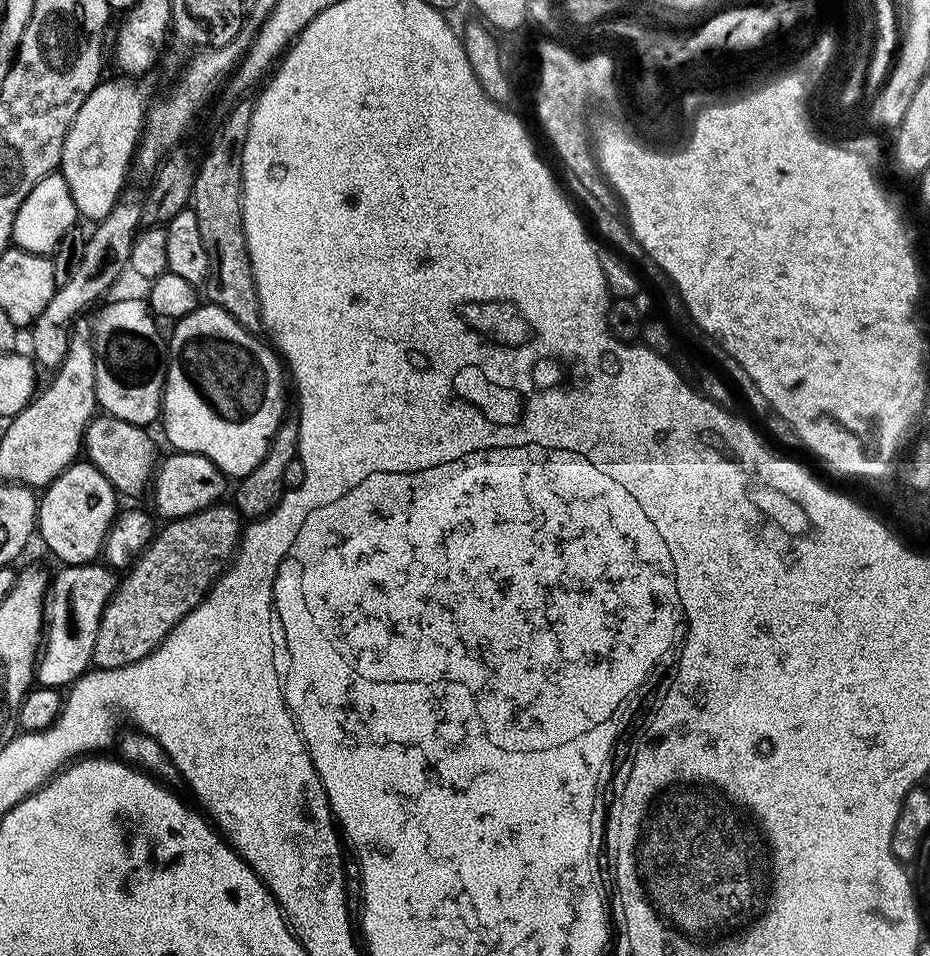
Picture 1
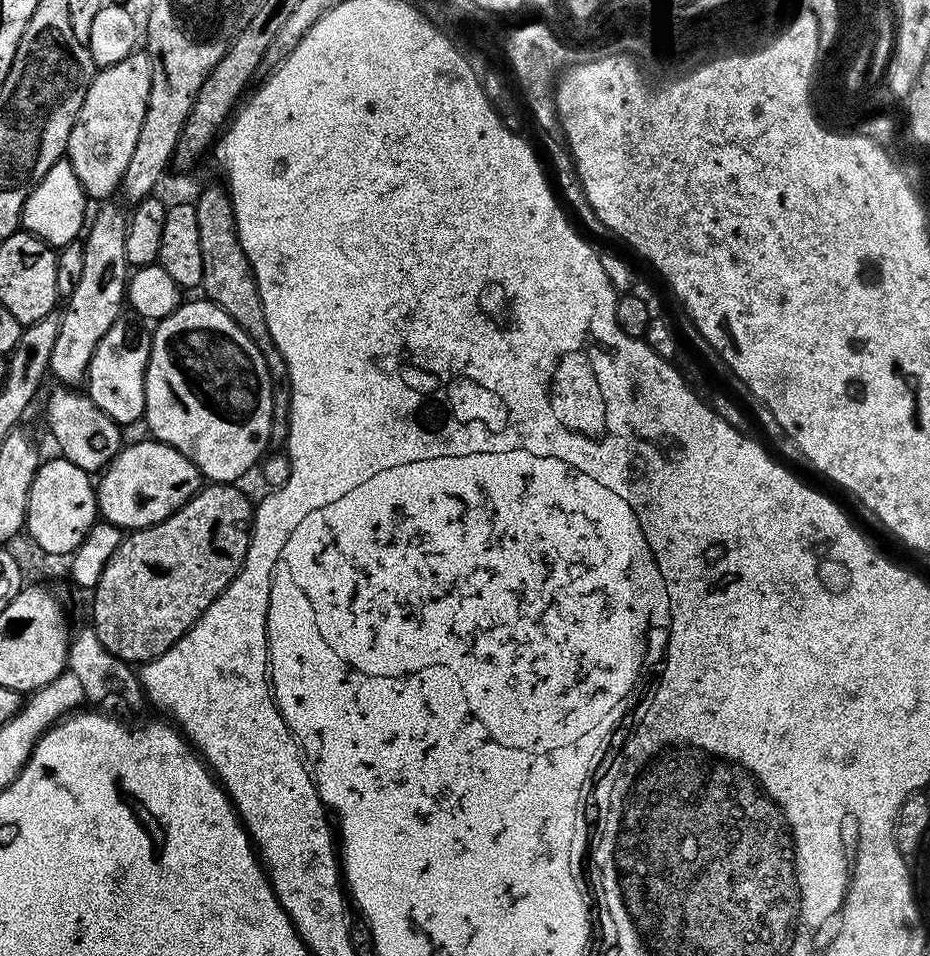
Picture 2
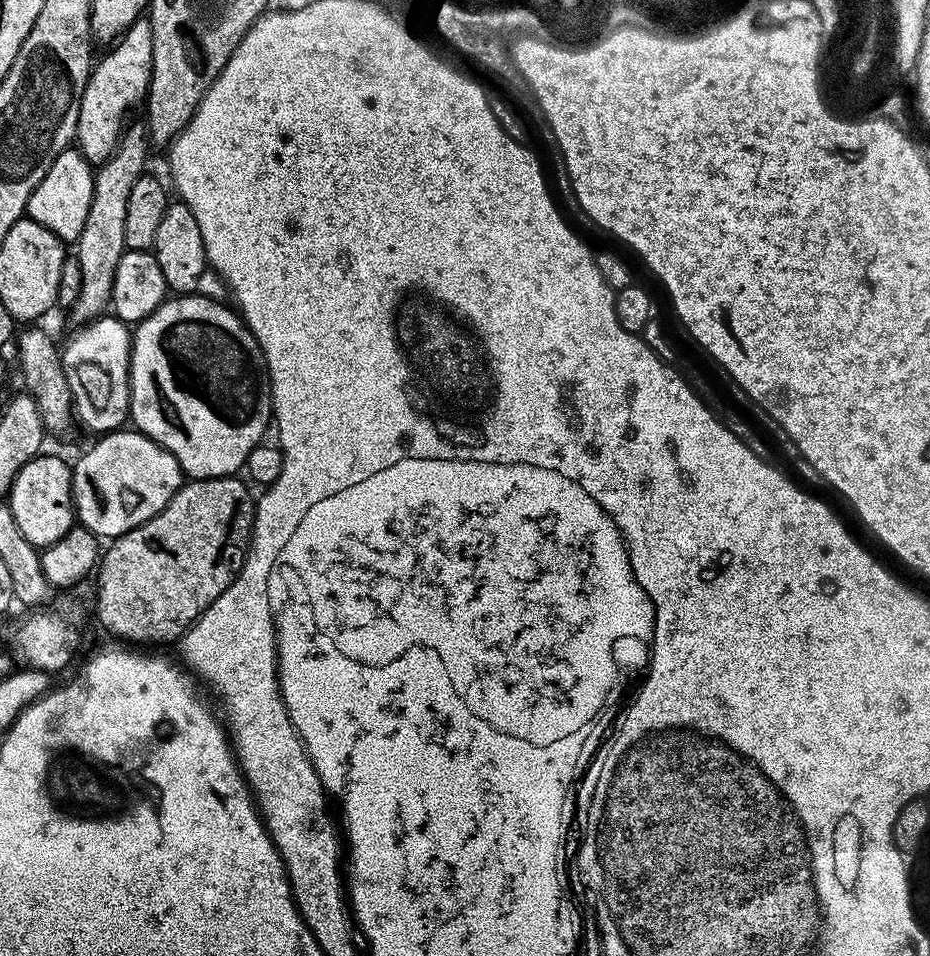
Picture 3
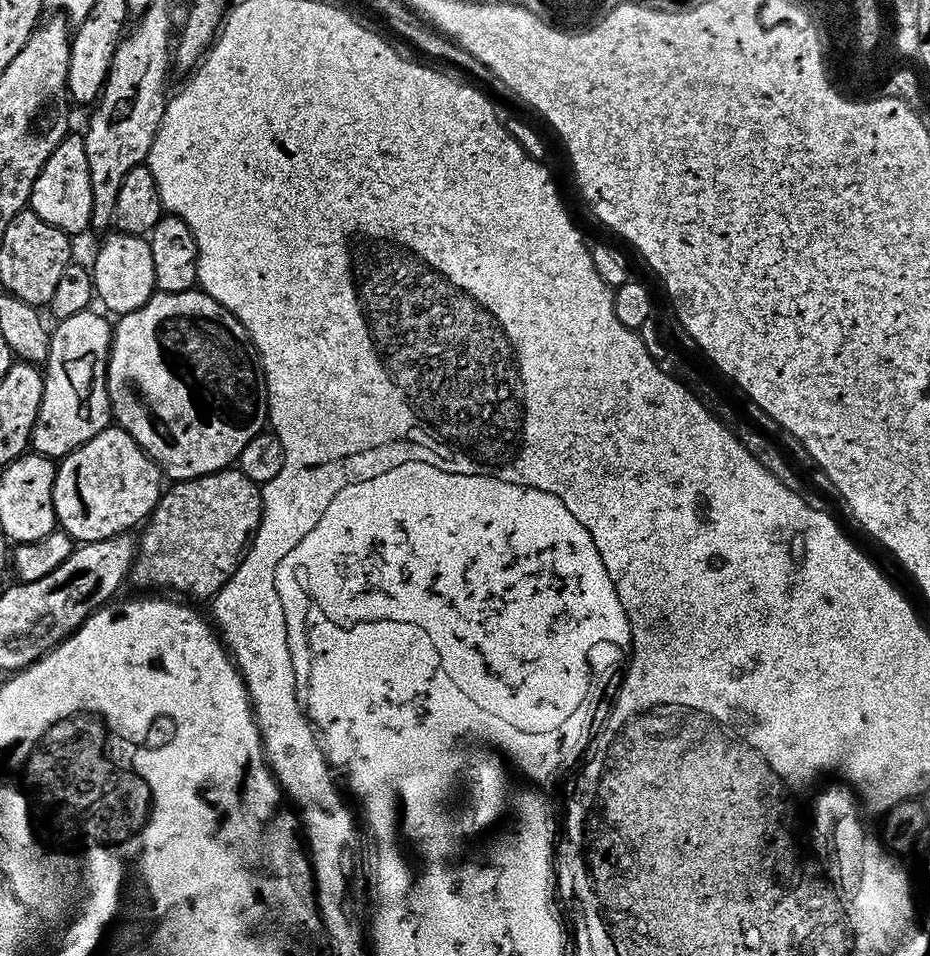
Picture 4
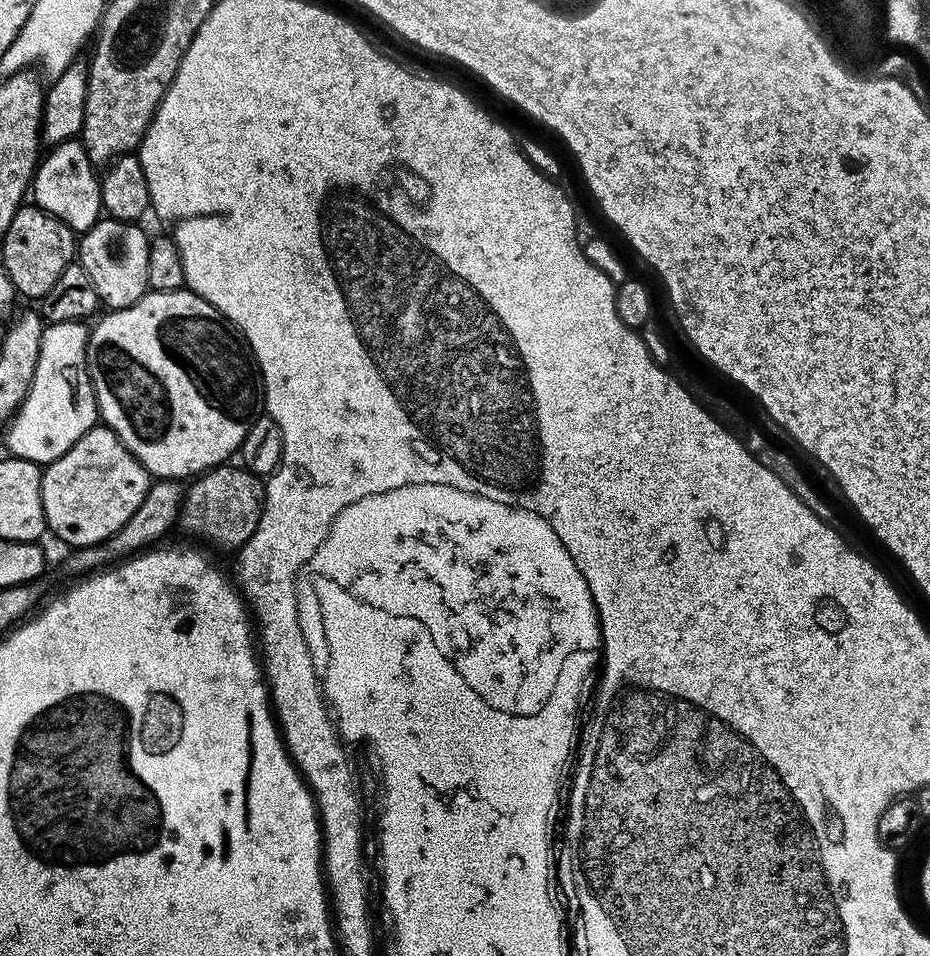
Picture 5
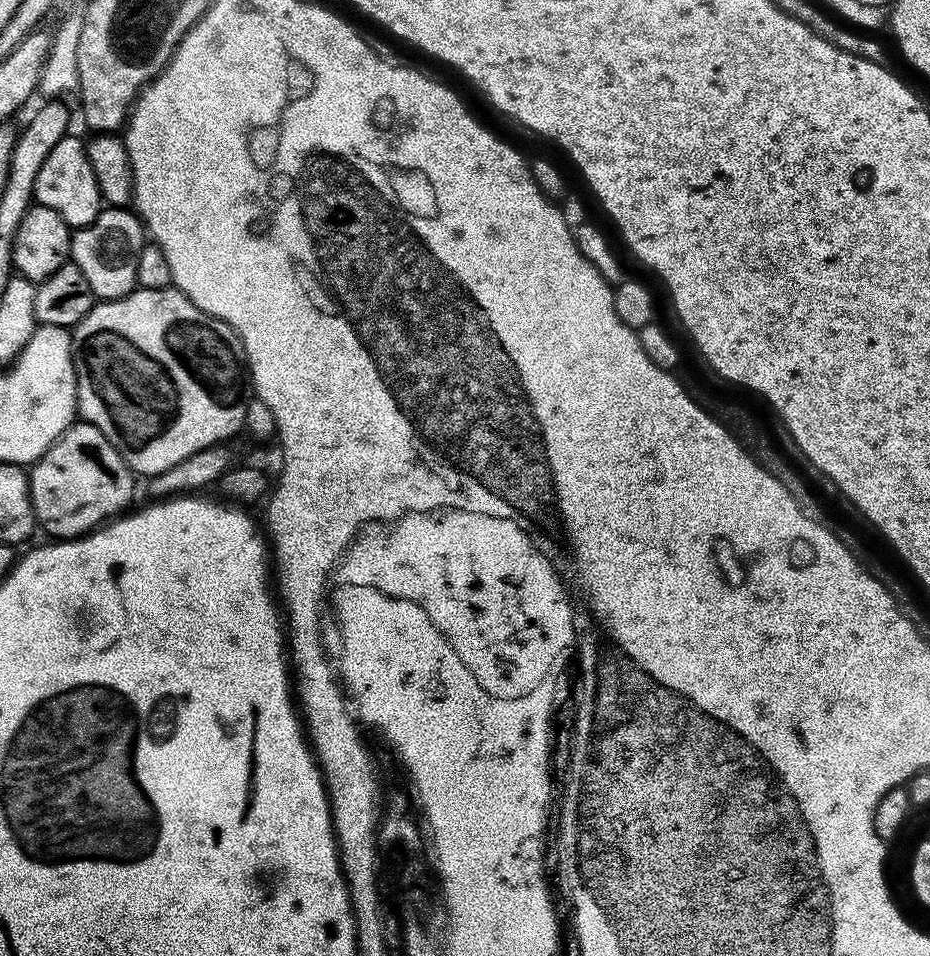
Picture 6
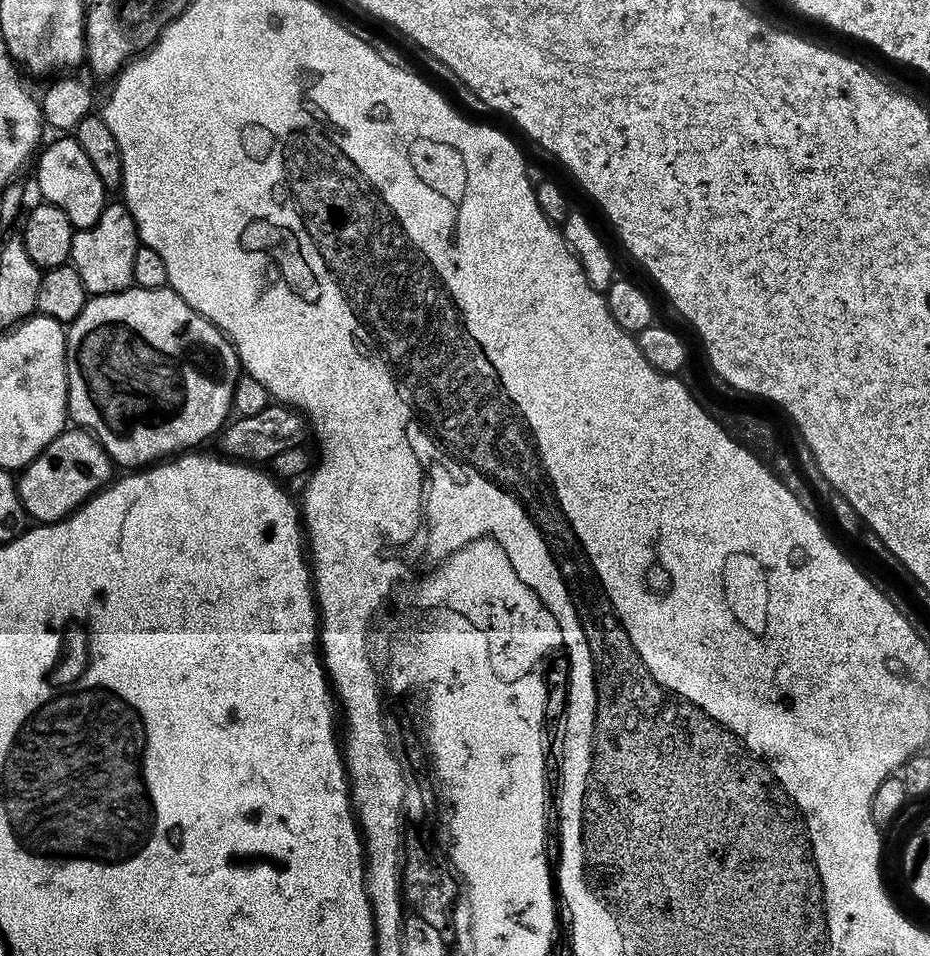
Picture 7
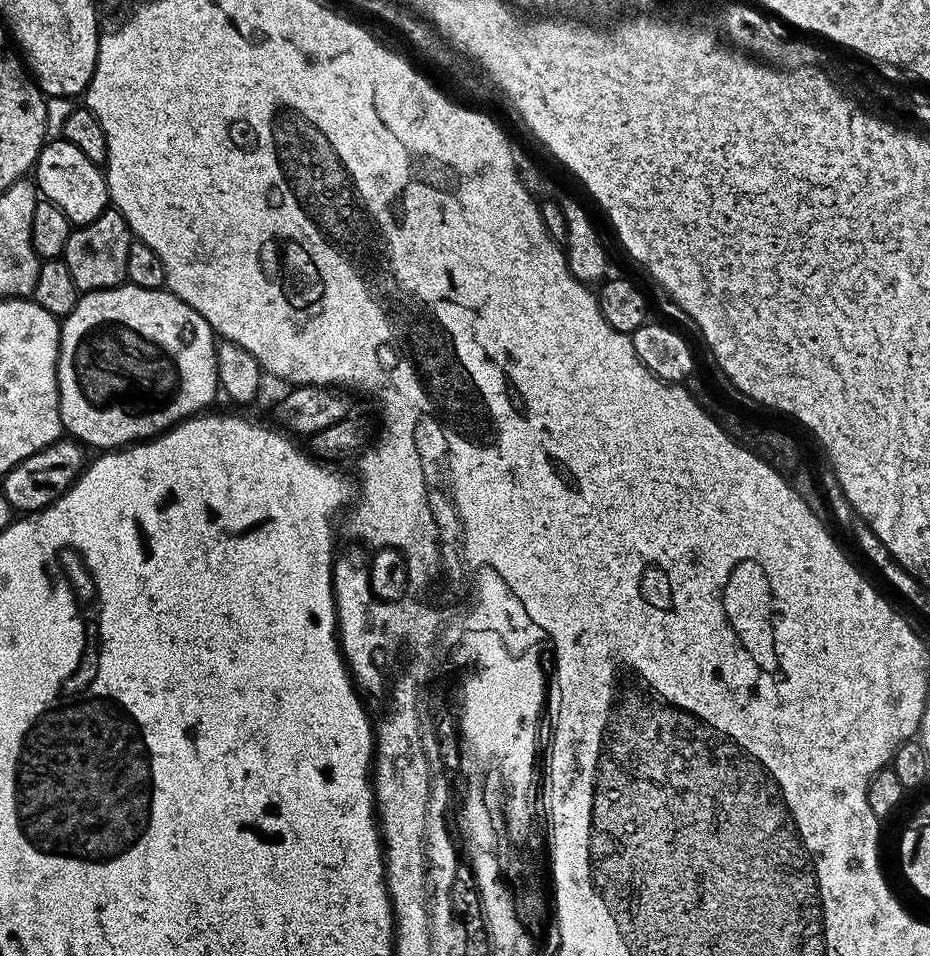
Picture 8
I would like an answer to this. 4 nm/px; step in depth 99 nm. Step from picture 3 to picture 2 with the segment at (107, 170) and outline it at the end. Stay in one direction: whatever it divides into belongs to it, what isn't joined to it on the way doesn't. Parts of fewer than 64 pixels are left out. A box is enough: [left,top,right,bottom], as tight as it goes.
[49,202,130,386]

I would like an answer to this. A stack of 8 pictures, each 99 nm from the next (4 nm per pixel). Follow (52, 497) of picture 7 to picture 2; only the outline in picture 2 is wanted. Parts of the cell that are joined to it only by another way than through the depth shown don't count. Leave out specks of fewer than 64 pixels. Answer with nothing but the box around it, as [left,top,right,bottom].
[96,438,202,530]

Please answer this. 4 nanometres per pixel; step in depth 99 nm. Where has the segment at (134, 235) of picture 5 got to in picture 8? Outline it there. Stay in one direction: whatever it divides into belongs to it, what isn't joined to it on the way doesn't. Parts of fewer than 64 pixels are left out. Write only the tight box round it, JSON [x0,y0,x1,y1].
[63,206,134,294]

